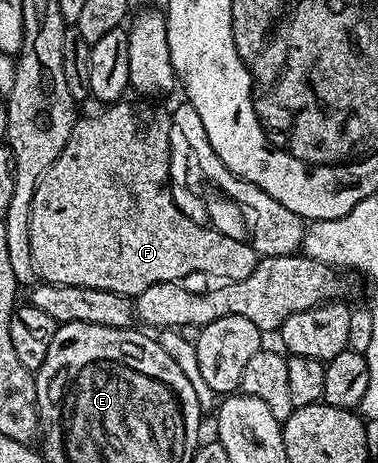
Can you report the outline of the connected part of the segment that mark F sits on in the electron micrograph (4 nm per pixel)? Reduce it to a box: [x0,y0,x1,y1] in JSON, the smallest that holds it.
[28,102,260,298]

